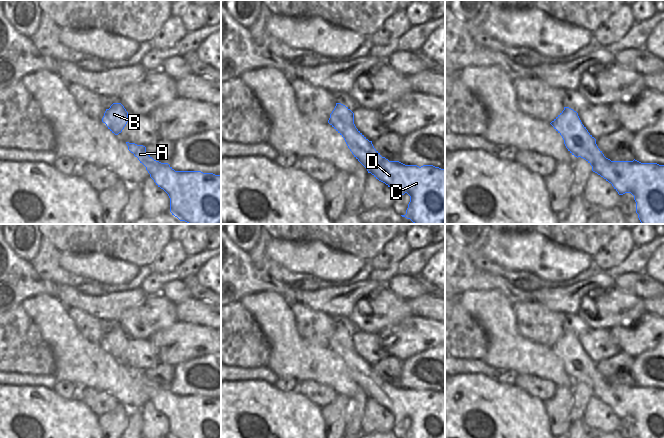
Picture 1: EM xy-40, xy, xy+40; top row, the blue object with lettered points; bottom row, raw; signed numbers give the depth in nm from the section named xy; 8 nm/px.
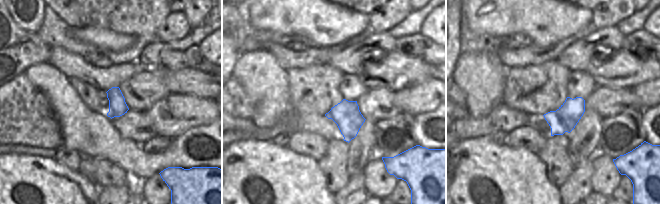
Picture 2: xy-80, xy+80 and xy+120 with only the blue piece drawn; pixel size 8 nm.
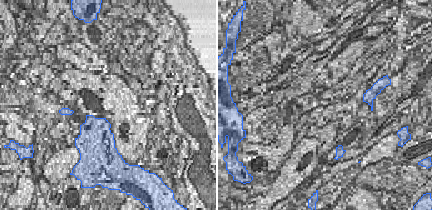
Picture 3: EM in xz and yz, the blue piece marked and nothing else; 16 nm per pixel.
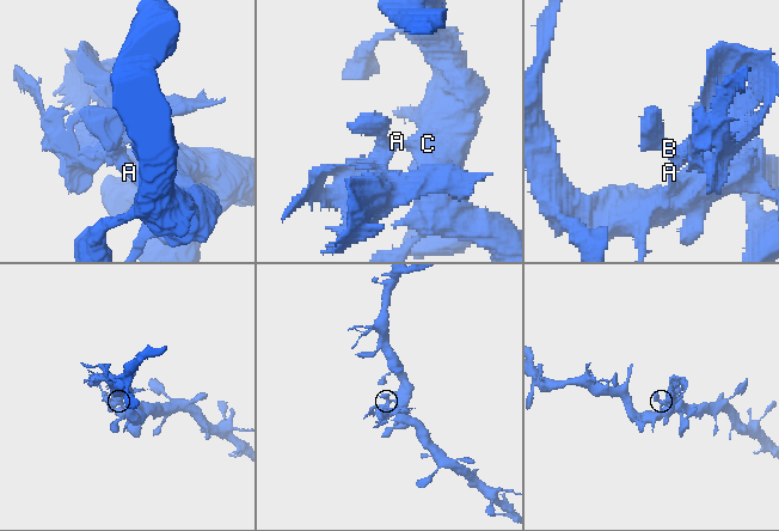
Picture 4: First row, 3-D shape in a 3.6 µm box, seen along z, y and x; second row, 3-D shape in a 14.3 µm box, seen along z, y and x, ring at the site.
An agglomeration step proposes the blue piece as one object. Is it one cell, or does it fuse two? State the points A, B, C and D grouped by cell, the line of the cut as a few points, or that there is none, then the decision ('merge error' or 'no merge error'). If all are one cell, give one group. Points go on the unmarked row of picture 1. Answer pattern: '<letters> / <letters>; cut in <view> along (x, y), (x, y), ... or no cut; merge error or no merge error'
A B / C D; cut in xy along (382, 381), (380, 384), (372, 386), (367, 393); merge error

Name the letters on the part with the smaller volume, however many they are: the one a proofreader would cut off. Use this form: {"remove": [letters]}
{"remove": ["A", "B"]}

